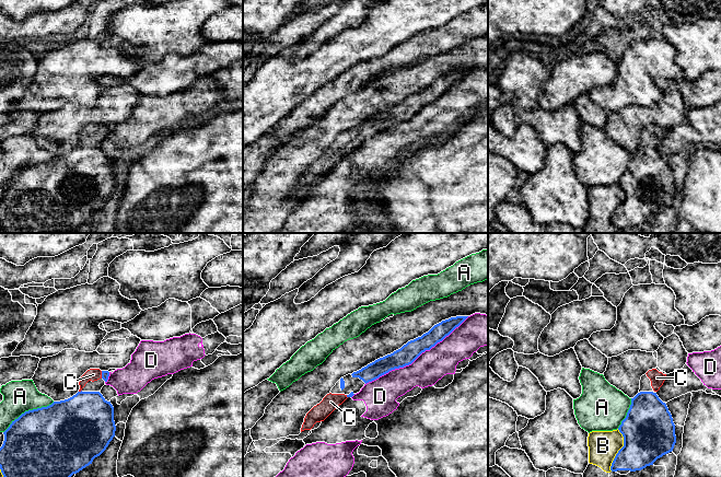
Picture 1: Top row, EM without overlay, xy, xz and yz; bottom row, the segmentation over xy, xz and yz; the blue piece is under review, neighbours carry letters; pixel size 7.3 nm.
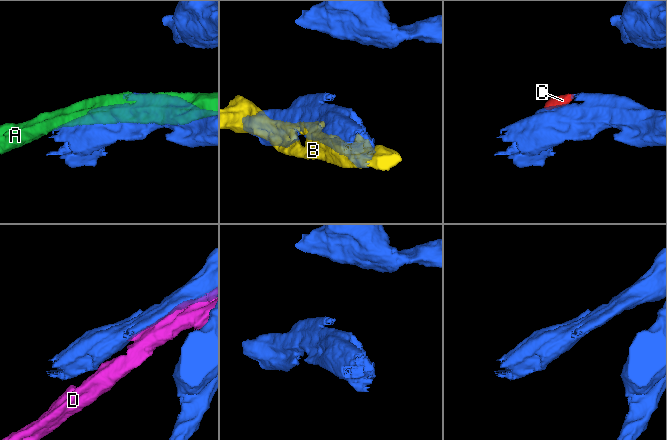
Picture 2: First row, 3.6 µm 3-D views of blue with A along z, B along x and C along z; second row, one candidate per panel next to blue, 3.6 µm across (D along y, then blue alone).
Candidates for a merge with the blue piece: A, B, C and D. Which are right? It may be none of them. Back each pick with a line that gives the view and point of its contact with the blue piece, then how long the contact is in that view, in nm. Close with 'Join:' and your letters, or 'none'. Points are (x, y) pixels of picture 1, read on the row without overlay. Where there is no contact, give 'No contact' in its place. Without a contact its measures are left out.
C: Touches blue at xy (81, 146). Shared border 30 nm
Join: C

